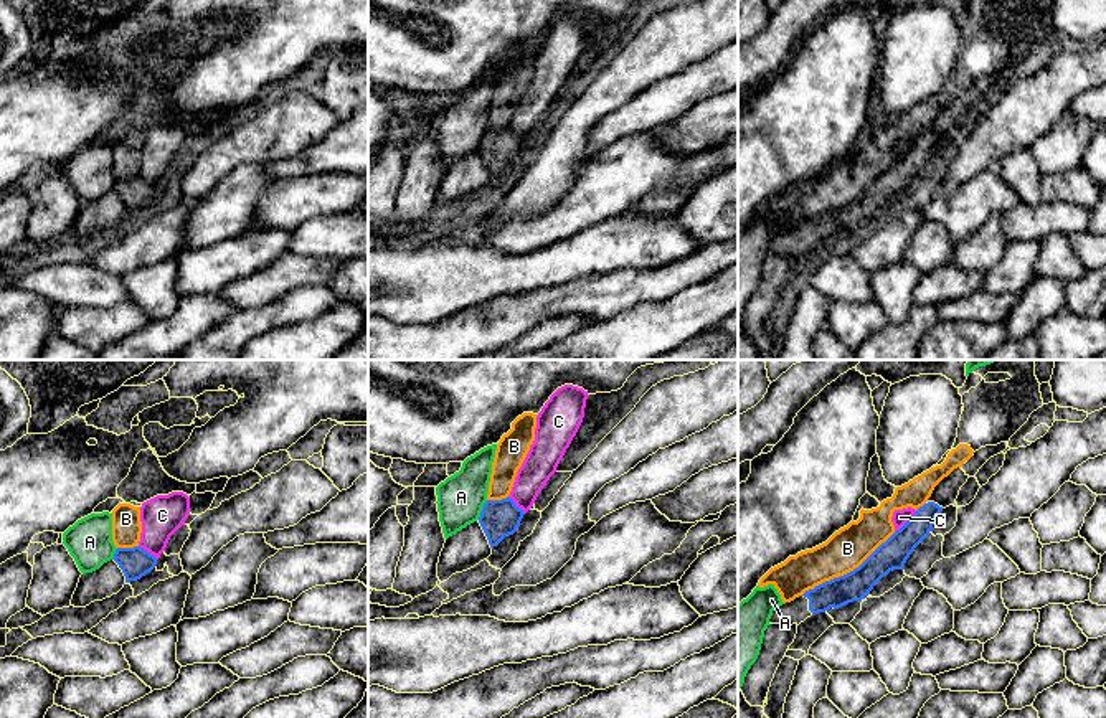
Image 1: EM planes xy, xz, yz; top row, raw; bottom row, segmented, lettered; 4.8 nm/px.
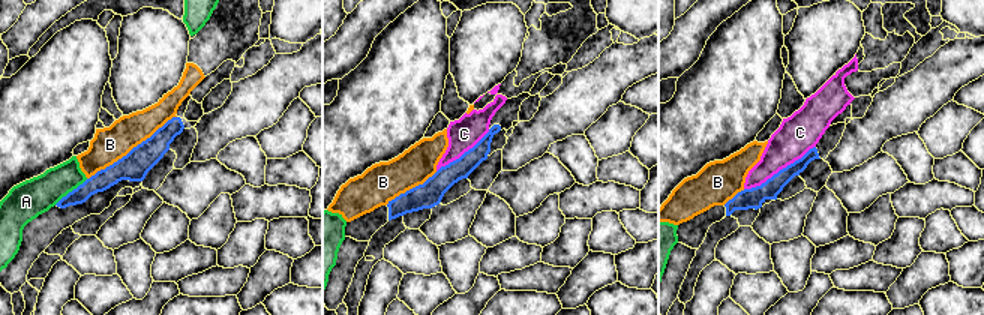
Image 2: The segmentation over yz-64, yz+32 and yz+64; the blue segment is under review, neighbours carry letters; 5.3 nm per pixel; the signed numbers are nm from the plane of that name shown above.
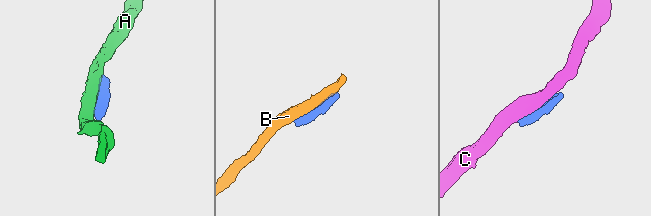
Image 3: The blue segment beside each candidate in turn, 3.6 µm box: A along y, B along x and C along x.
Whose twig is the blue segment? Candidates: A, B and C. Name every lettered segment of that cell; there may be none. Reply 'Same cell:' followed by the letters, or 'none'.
Same cell: none

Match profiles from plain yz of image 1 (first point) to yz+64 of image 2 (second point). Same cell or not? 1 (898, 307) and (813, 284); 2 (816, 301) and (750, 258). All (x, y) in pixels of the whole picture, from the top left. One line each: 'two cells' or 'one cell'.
1: two cells
2: two cells

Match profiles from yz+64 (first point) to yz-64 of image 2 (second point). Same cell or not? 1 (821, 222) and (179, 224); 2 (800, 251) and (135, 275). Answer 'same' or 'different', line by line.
1: same
2: same

